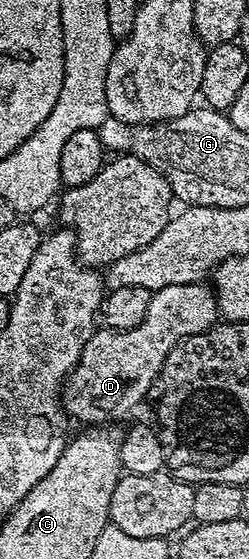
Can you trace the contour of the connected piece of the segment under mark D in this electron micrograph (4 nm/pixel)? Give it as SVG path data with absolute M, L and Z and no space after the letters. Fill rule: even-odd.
M190 282L173 284L152 293L145 320L137 328L114 331L96 329L95 335L85 344L81 360L72 368L61 391L63 413L68 419L87 422L88 427L103 428L123 418L142 398L151 392L151 384L159 374L165 356L177 348L181 340L210 330L220 321L219 306L210 285Z

